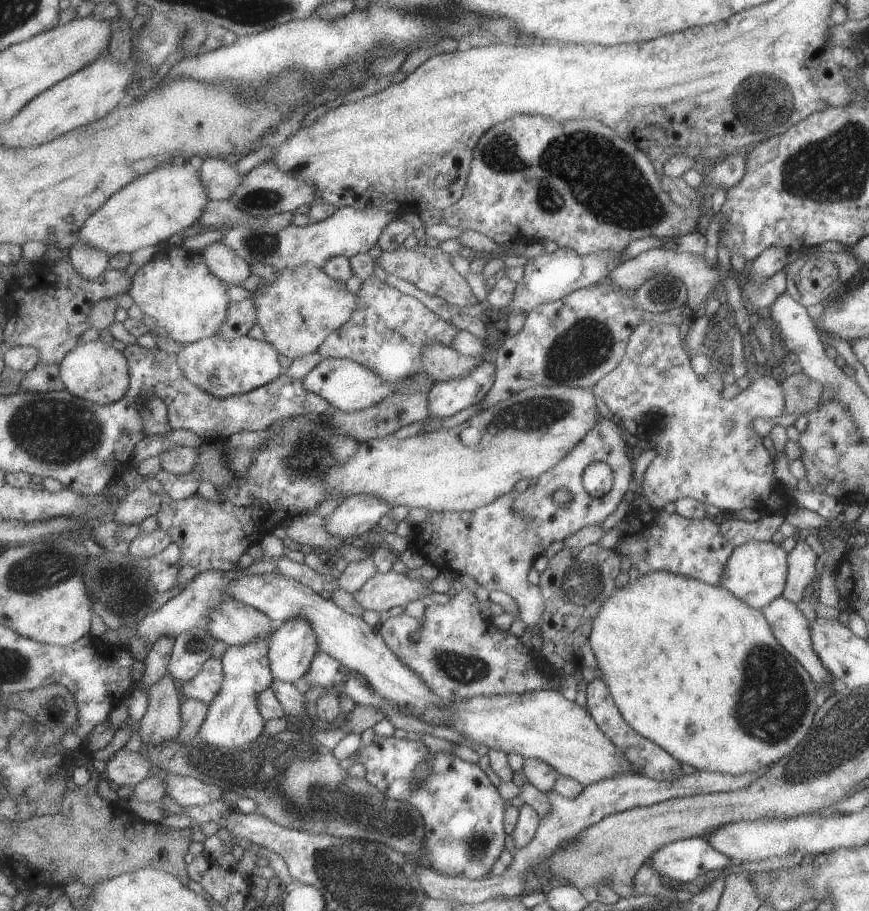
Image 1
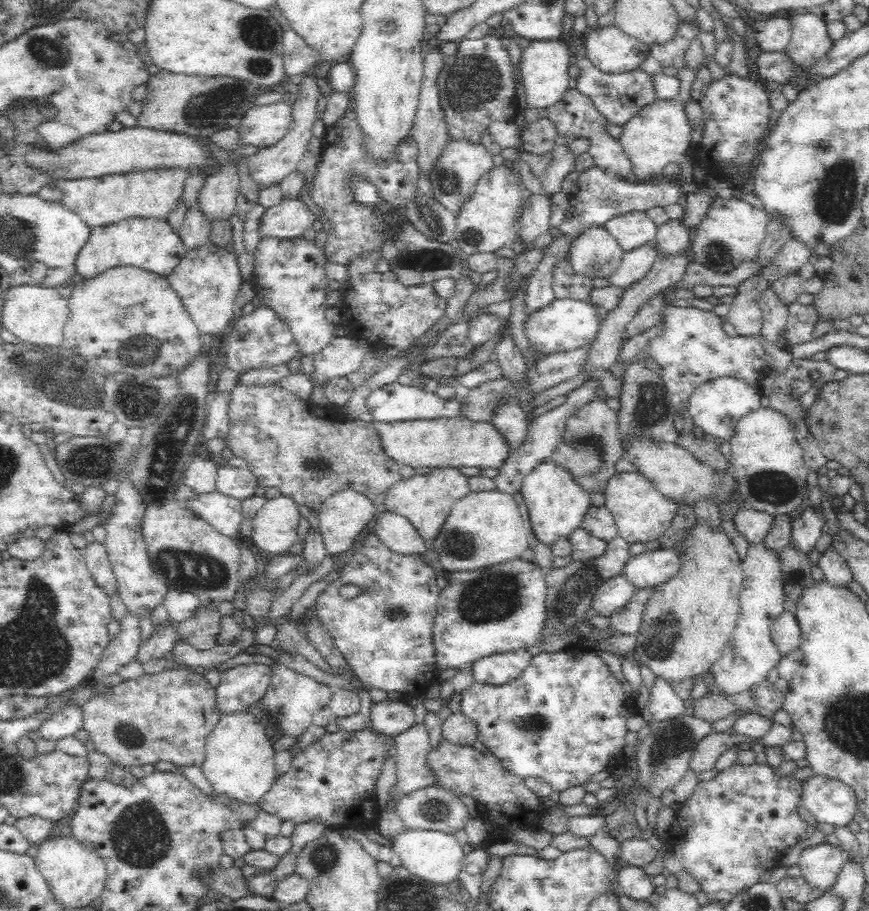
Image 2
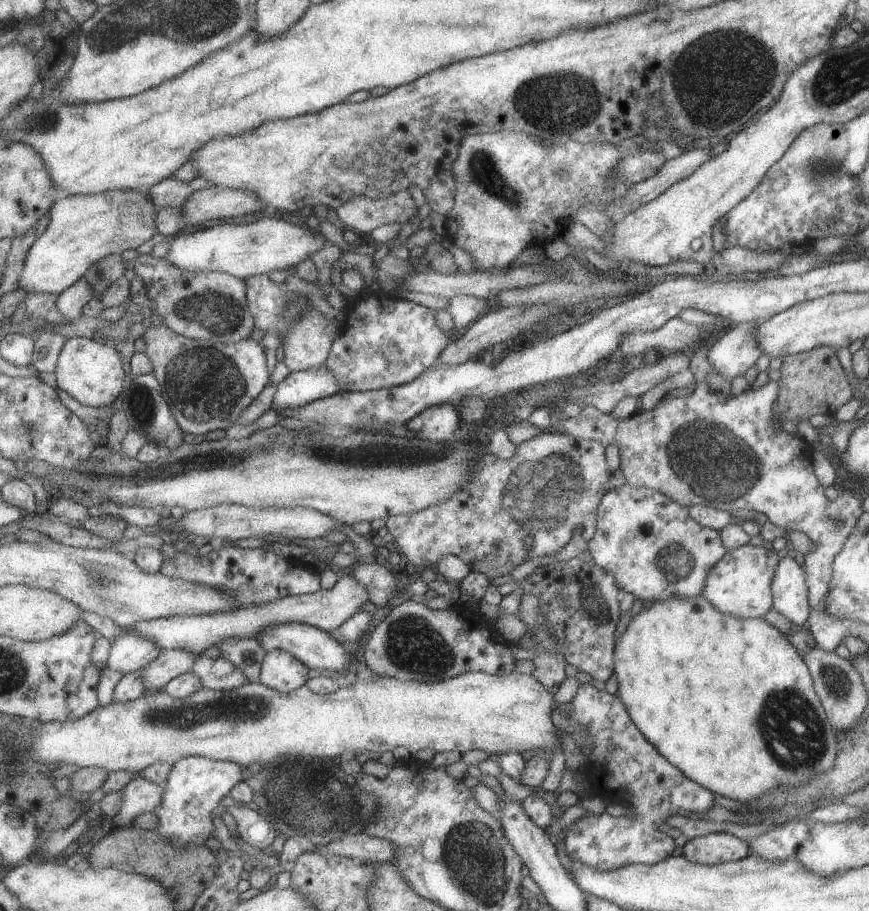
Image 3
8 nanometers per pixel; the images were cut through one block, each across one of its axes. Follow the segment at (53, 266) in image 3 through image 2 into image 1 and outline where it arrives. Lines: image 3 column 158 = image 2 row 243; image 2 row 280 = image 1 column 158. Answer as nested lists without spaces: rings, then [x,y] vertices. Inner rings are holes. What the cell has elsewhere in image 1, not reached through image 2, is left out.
[[[176,162],[165,165],[133,180],[113,194],[105,206],[89,216],[81,228],[77,244],[87,244],[89,248],[95,246],[97,250],[103,250],[113,257],[148,246],[158,246],[164,241],[175,241],[181,230],[200,221],[209,202],[197,163]]]

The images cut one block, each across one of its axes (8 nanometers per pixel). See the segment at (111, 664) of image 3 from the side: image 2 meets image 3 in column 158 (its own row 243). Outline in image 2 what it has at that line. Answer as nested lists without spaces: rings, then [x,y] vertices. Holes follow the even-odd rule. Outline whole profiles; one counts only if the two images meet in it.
[[[656,239],[649,240],[629,251],[624,251],[620,268],[611,277],[611,285],[620,288],[640,283],[650,272],[652,264],[660,256],[660,247]]]

